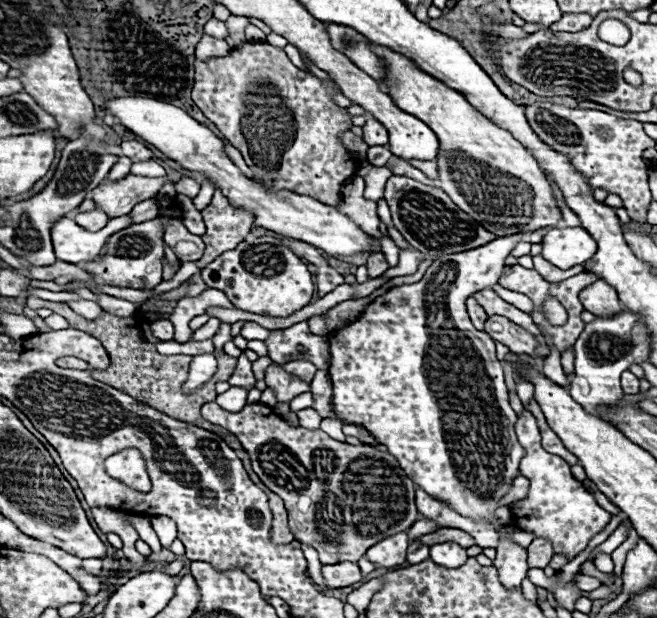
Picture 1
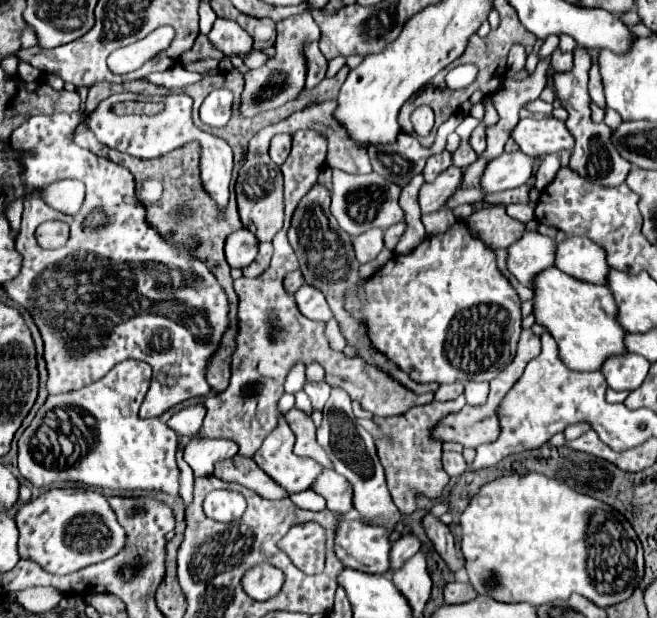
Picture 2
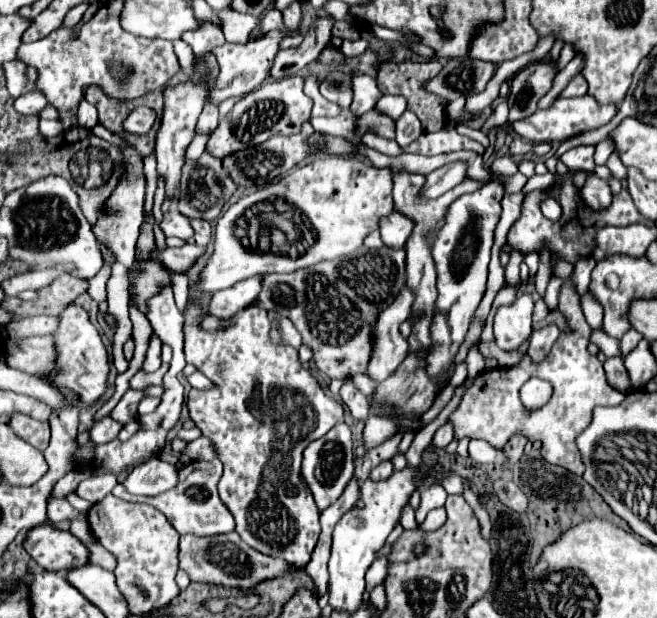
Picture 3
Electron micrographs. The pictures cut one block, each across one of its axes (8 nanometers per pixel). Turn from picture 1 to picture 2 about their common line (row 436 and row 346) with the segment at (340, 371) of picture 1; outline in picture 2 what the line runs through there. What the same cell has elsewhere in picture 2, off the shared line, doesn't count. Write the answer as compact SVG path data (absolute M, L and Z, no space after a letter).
M454 222L446 232L426 236L412 252L396 254L384 268L348 294L352 300L346 308L366 320L374 348L396 362L416 382L490 382L516 354L522 332L518 292L498 270L496 252L480 242L480 238L474 238L466 222Z

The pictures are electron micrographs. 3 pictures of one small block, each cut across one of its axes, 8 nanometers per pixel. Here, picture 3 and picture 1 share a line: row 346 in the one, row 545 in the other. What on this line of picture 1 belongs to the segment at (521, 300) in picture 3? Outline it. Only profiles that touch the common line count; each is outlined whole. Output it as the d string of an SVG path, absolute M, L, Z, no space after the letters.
M500 536L500 546L496 548L494 566L498 570L498 578L506 590L514 590L520 586L520 582L526 578L528 564L526 564L526 552L522 546L510 542L508 538Z

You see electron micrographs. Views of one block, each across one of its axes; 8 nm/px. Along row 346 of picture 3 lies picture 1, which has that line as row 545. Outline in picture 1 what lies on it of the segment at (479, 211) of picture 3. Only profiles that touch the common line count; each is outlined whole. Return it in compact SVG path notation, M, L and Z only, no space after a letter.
M442 542L442 544L430 546L430 560L436 562L438 566L444 566L444 568L458 568L468 560L468 554L458 544Z

